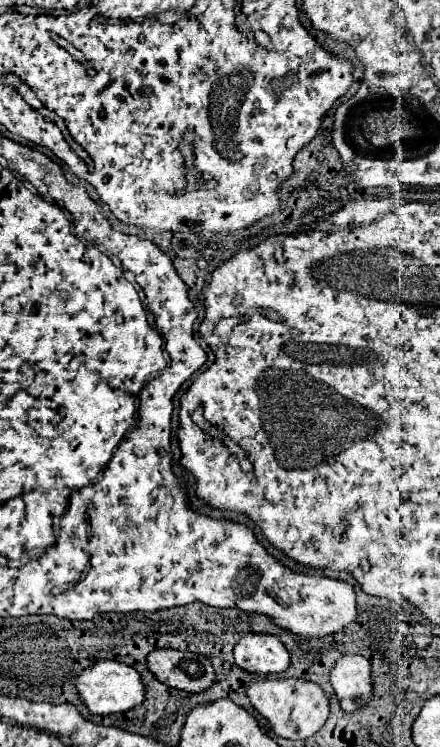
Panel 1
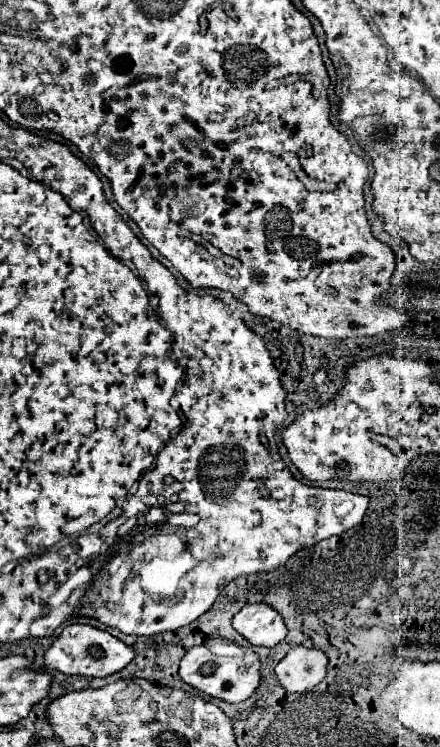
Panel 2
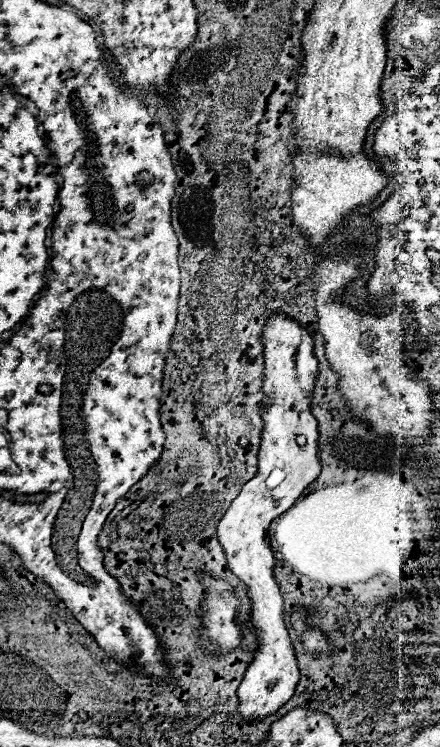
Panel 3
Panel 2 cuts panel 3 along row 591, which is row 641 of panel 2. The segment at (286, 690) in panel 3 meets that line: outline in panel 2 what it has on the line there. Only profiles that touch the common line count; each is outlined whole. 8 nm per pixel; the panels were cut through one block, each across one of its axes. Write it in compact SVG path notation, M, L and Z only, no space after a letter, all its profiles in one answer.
M246 604L232 622L234 630L254 646L276 646L286 636L284 618L268 604Z

